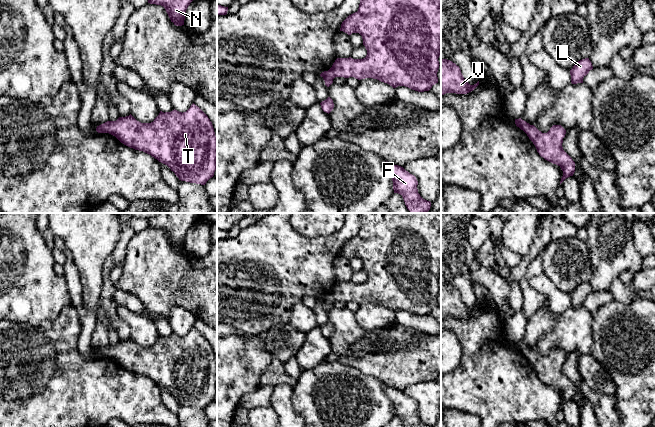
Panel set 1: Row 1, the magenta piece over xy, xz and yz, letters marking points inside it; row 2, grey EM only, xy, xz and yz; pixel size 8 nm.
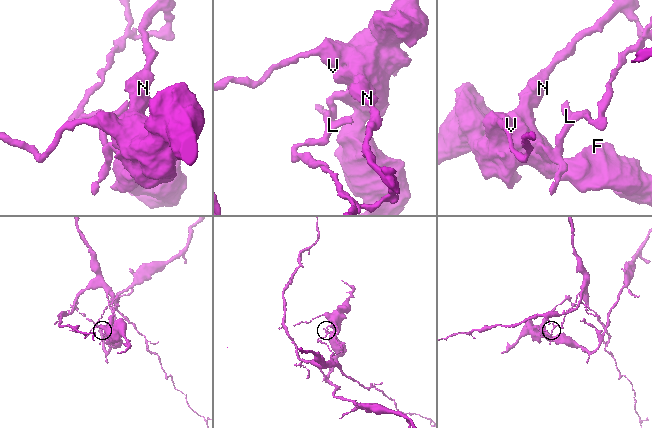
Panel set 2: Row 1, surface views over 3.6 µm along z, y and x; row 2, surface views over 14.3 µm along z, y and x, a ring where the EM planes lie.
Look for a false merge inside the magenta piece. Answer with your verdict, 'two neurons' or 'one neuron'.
two neurons

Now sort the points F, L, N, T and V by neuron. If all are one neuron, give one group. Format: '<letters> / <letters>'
F N T V / L

